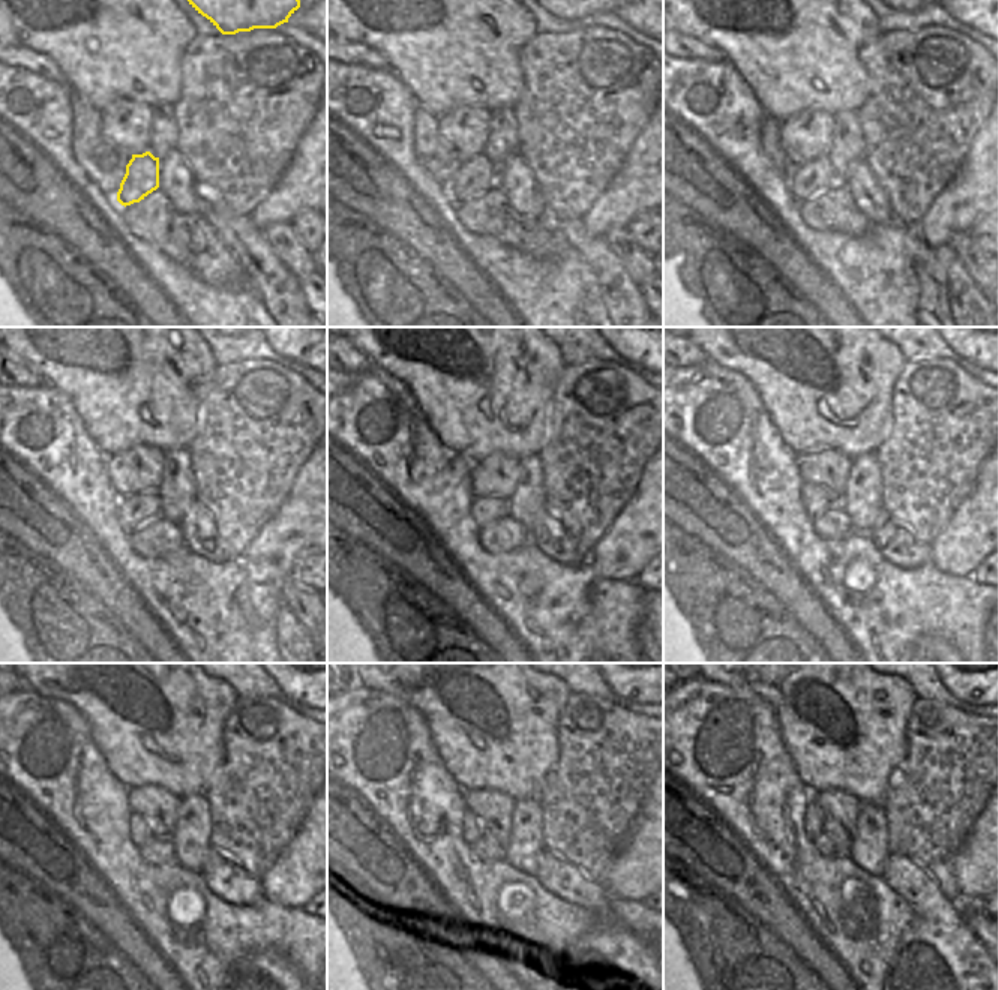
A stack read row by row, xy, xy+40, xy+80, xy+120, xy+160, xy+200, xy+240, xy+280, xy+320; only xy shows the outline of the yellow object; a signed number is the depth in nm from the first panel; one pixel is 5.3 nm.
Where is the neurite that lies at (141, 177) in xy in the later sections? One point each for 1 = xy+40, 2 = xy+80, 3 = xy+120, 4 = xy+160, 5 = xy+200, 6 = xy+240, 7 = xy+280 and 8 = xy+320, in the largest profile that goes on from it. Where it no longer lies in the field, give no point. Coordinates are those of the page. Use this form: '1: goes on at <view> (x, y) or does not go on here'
1: goes on at xy+40 (476, 174)
2: goes on at xy+80 (806, 180)
3: goes on at xy+120 (135, 512)
4: goes on at xy+160 (483, 509)
5: goes on at xy+200 (817, 500)
6: goes on at xy+240 (140, 830)
7: goes on at xy+280 (471, 827)
8: goes on at xy+320 (814, 815)

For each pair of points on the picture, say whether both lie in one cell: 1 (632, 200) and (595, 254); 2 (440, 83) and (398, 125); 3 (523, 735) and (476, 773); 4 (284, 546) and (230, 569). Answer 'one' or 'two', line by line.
1: two
2: two
3: one
4: two

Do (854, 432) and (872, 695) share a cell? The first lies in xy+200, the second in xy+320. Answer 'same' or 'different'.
same

